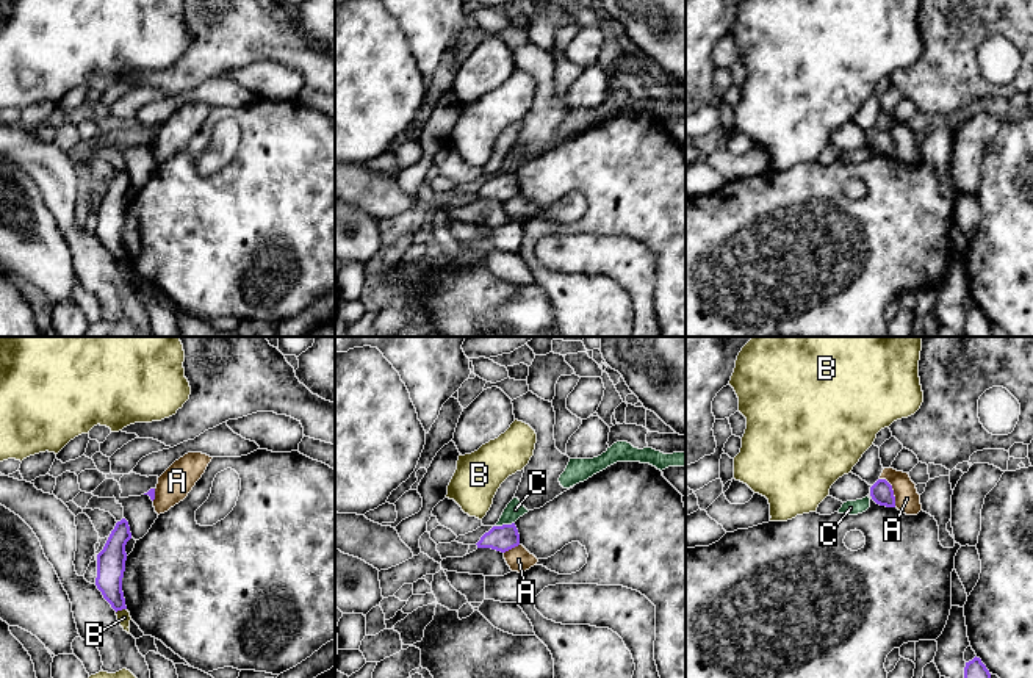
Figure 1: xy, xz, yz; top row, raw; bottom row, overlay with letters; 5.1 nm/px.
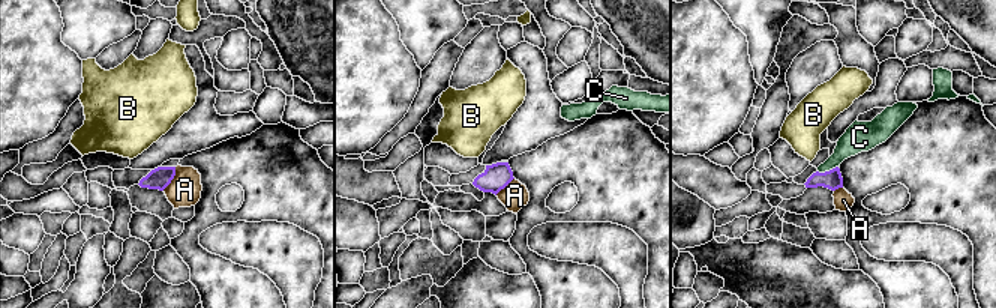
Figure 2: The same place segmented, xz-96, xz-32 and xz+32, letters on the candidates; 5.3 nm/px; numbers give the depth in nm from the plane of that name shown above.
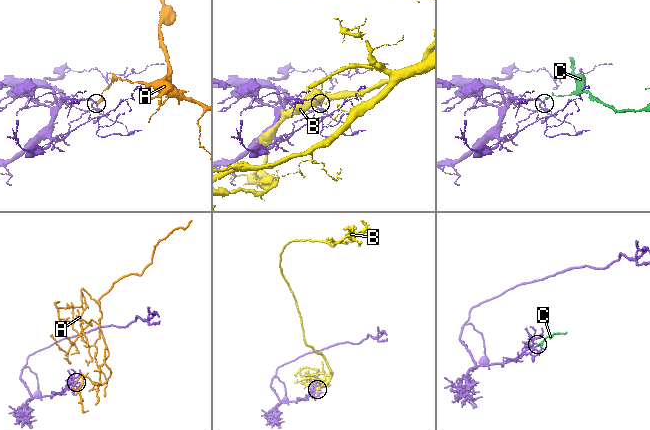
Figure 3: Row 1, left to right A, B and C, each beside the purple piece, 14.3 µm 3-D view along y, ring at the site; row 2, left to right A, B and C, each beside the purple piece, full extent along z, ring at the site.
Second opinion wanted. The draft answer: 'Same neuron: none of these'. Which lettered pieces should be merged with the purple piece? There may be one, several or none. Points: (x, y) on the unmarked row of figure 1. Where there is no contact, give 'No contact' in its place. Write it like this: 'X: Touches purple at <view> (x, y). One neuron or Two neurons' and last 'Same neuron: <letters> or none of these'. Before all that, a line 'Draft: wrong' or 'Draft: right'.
Draft: right
A: Touches purple at yz (892, 140). Two neurons
B: Touches purple at xy (121, 259). Two neurons
C: Touches purple at xz (504, 174). Two neurons
Same neuron: none of these

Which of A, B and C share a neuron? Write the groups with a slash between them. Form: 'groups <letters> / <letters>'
groups A / B / C

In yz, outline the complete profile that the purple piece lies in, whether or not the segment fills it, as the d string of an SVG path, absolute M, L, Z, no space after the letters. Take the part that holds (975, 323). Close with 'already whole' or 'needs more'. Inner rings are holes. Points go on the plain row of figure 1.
M974 307L966 312L964 316L964 335L966 337L991 337L991 323L980 307Z | already whole

